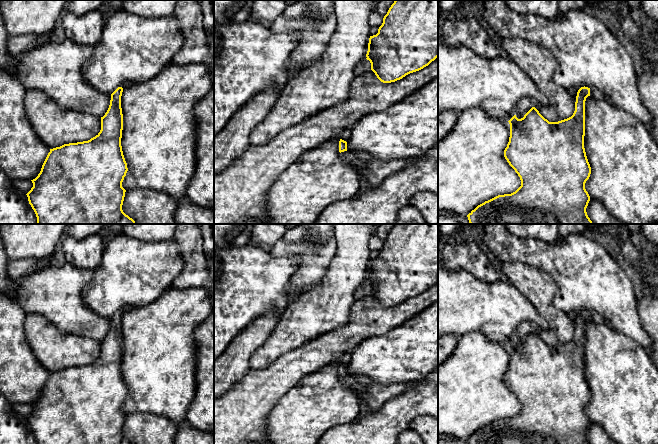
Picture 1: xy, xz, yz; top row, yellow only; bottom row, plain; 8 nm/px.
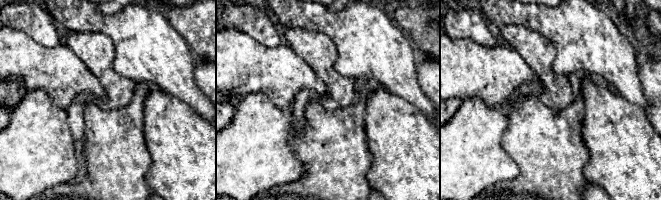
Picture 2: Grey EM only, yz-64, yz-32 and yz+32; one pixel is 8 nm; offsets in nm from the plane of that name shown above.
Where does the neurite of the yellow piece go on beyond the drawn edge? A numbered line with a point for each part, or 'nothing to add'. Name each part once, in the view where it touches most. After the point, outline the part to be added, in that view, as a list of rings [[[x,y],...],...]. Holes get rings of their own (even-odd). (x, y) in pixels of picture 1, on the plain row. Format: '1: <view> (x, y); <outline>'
1: yz (595, 317); [[[594,311],[590,312],[590,320],[592,320],[593,322],[595,322],[597,324],[605,323],[604,318],[600,314],[598,314]]]

